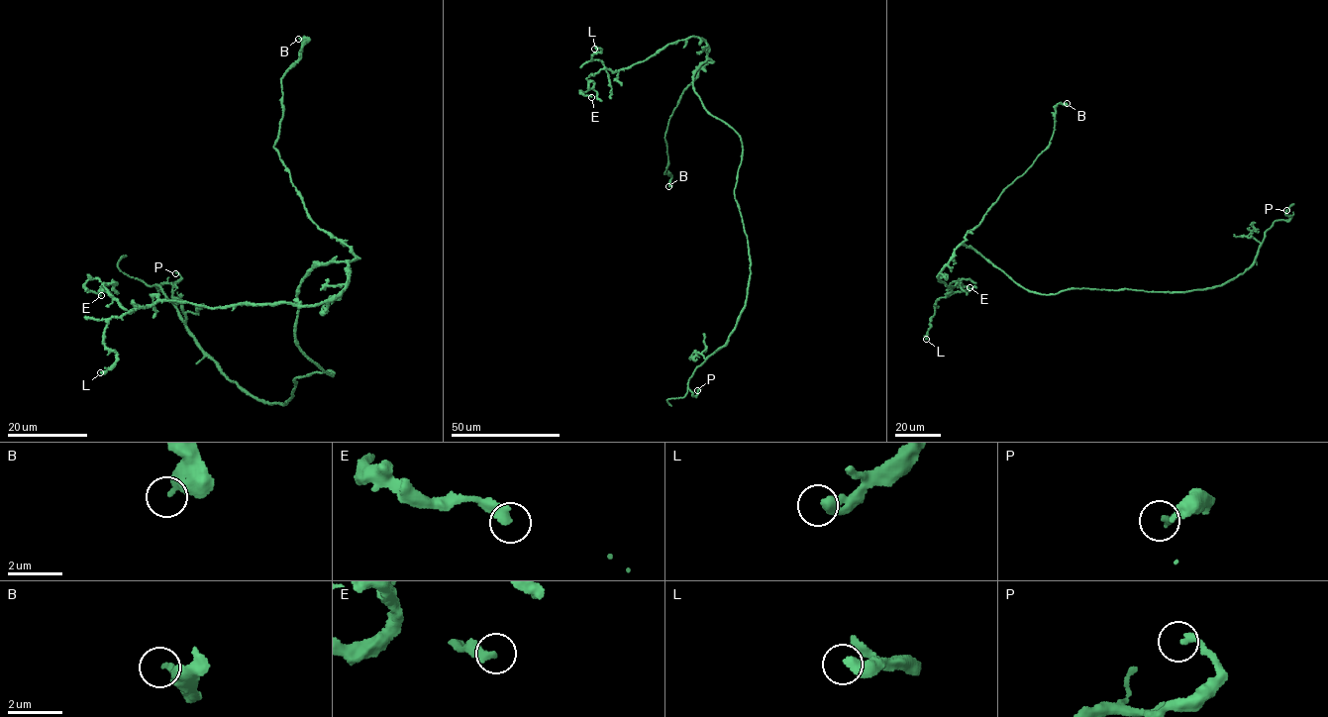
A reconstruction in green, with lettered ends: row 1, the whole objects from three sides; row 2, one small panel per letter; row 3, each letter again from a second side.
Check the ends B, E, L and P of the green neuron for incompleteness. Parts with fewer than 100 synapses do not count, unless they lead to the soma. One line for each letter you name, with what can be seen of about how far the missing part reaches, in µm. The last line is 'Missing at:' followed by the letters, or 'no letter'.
Missing at: no letter

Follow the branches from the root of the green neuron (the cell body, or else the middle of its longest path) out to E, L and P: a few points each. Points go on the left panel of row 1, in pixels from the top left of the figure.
E: (330, 374), (296, 340), (296, 297), (346, 261), (314, 305), (127, 310), (90, 278), (101, 295)
L: (330, 374), (296, 340), (296, 297), (346, 261), (314, 305), (113, 317), (100, 372)
P: (330, 374), (292, 380), (282, 404), (248, 394), (155, 286), (174, 283), (175, 273)

